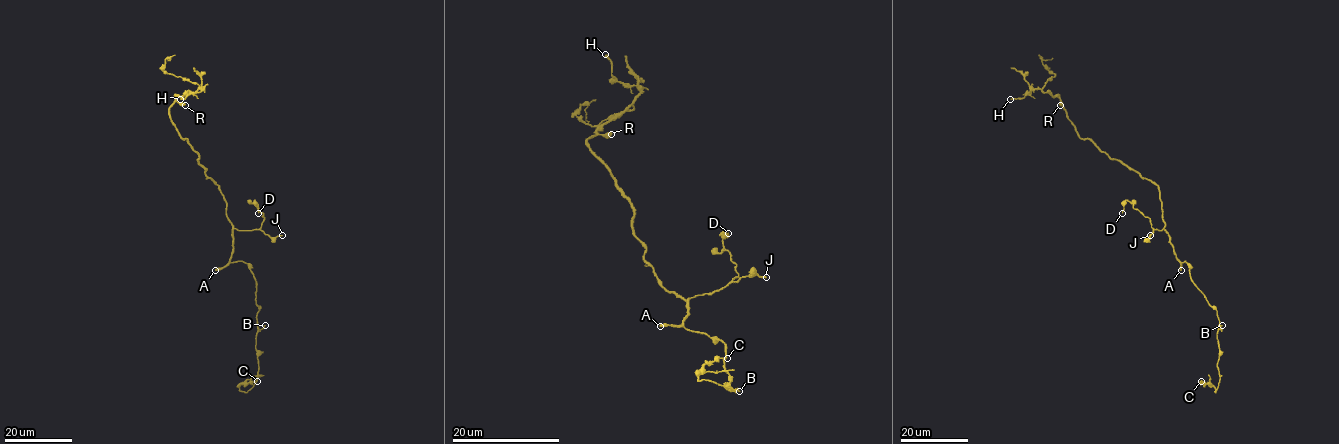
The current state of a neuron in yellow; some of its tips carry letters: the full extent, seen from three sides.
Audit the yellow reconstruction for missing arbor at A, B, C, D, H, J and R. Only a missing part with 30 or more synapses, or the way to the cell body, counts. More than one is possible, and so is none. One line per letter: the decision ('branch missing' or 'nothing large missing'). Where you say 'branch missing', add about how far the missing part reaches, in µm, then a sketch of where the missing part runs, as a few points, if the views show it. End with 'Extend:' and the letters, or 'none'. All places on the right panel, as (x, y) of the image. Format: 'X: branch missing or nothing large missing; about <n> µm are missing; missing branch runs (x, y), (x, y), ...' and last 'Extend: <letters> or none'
A: branch missing; about 140 µm are missing
B: nothing large missing
C: nothing large missing
D: nothing large missing
H: branch missing; about 20 µm are missing; missing branch runs (1010, 99), (976, 94), (964, 84), (963, 78)
J: branch missing; about 35 µm are missing; missing branch runs (1150, 235), (1146, 236), (1154, 230), (1172, 231), (1179, 243), (1173, 236)
R: nothing large missing
Extend: A, H, J

